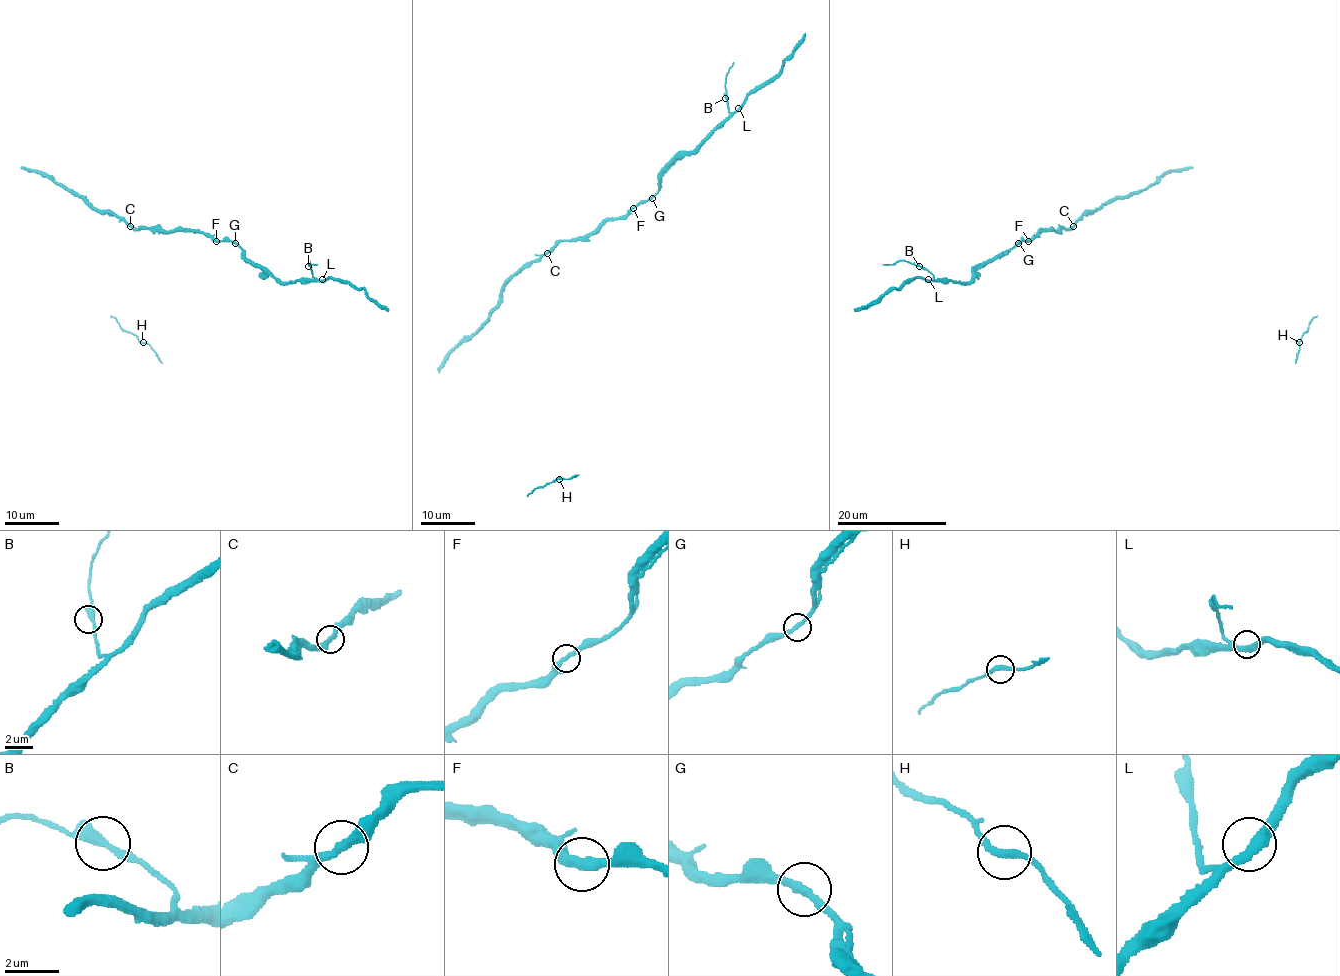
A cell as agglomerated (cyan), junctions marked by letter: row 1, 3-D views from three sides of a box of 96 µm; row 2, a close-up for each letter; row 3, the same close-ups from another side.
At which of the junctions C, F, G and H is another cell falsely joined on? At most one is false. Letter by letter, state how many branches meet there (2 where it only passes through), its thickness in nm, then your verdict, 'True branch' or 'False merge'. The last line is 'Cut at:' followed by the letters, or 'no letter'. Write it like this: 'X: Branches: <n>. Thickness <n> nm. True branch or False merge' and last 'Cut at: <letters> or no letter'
C: Branches: 2. Thickness 360 nm. True branch
F: Branches: 2. Thickness 360 nm. True branch
G: Branches: 2. Thickness 300 nm. True branch
H: Branches: 2. Thickness 280 nm. True branch
Cut at: no letter

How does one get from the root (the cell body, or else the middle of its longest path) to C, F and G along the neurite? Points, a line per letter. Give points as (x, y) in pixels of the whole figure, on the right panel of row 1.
C: (1090, 212), (1073, 226)
F: (1090, 212), (1069, 229), (1042, 230), (1028, 241)
G: (1090, 212), (1069, 229), (1042, 230), (1030, 240), (1019, 242)

